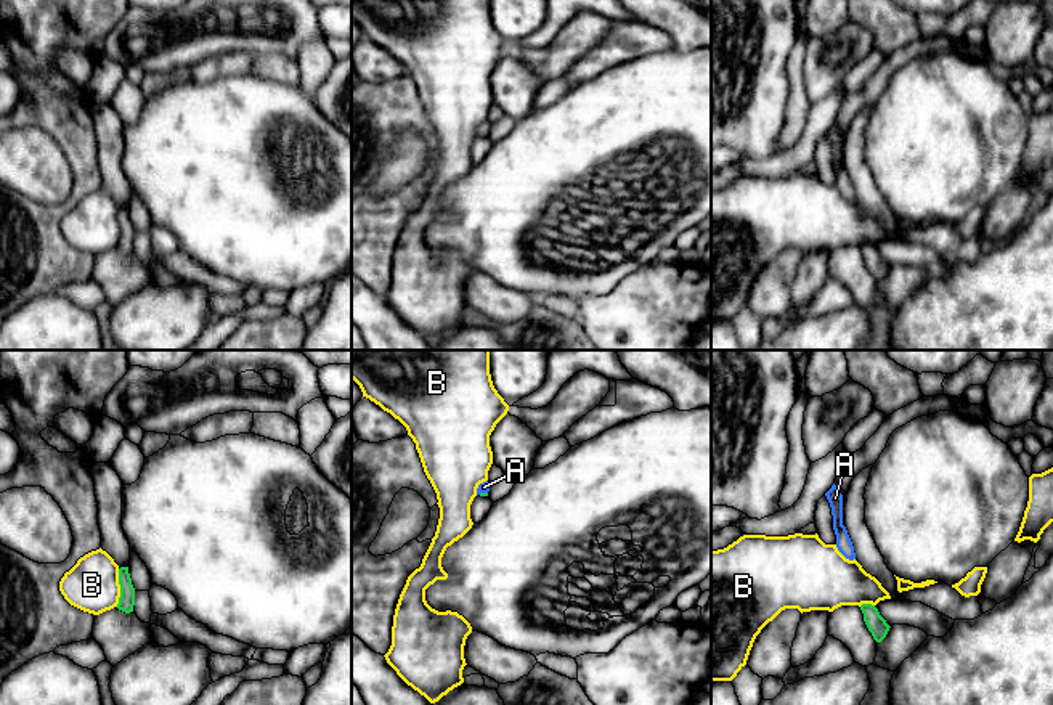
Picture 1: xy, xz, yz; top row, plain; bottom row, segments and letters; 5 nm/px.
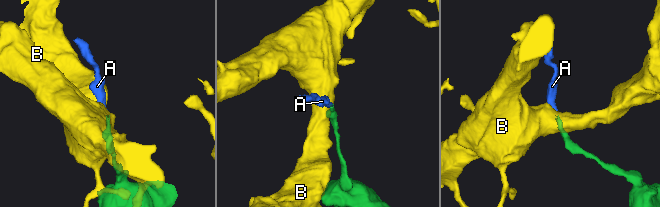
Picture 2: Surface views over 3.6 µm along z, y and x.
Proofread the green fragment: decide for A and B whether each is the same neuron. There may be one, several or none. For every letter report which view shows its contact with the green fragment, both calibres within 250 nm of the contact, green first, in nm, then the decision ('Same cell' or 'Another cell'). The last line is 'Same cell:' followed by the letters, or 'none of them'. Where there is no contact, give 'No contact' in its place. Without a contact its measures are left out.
A: Touches green in xz. Thickness 20 nm (green) against 50 nm. Same cell
B: Touches green in xy. Thickness 80 nm (green) against 280 nm. Another cell
Same cell: A

